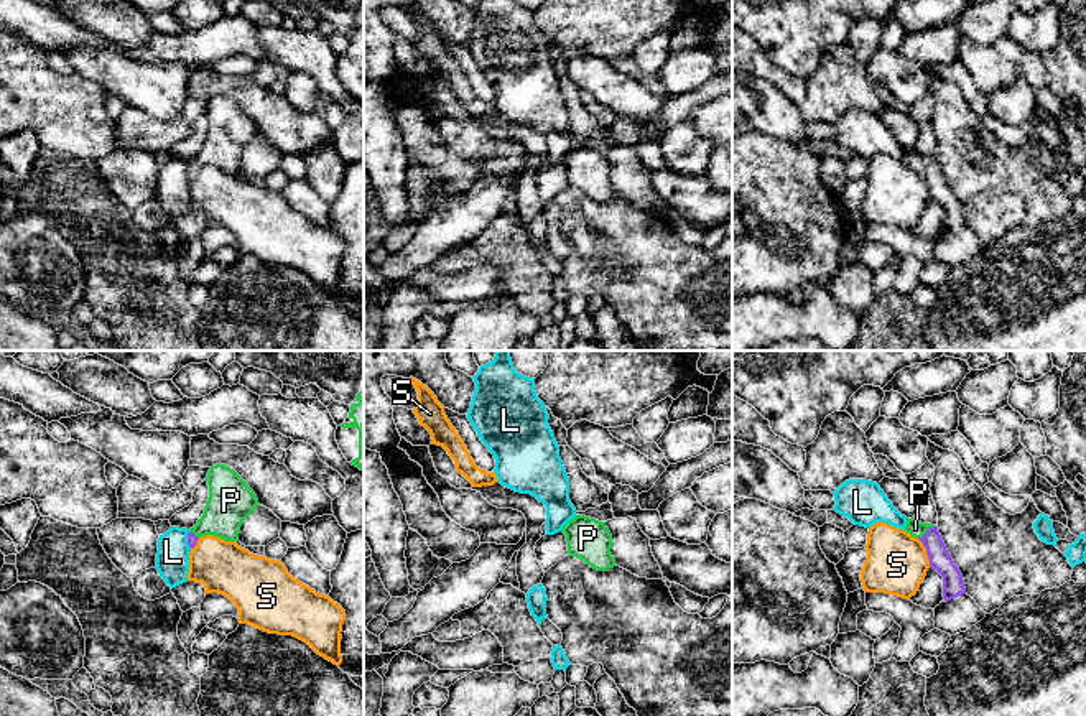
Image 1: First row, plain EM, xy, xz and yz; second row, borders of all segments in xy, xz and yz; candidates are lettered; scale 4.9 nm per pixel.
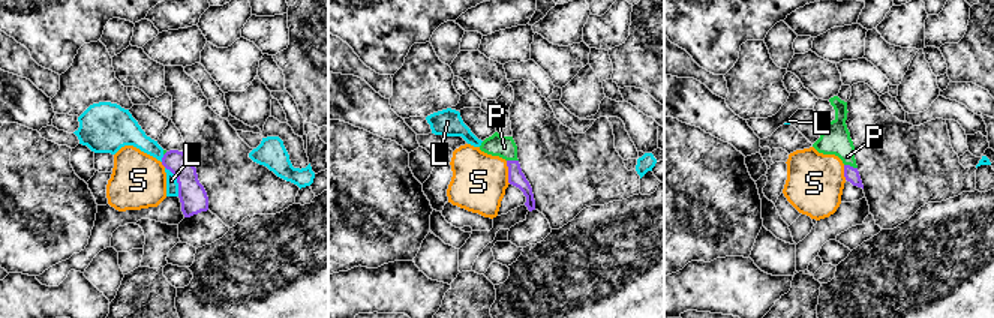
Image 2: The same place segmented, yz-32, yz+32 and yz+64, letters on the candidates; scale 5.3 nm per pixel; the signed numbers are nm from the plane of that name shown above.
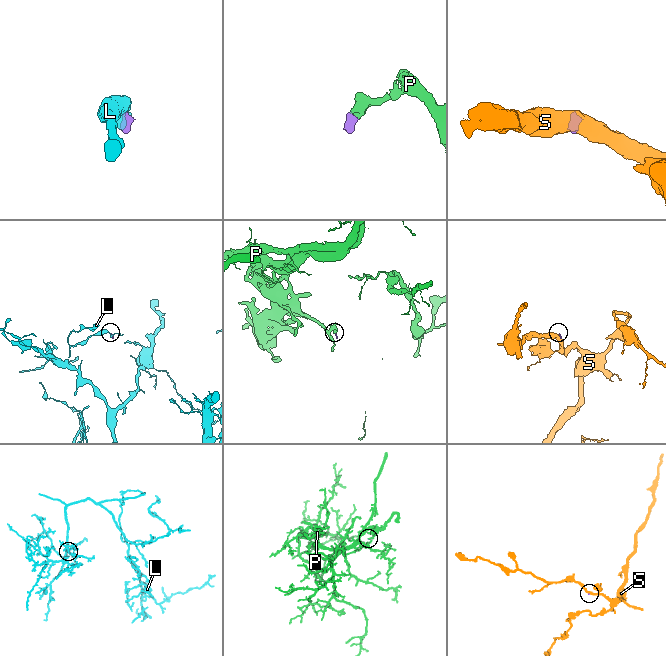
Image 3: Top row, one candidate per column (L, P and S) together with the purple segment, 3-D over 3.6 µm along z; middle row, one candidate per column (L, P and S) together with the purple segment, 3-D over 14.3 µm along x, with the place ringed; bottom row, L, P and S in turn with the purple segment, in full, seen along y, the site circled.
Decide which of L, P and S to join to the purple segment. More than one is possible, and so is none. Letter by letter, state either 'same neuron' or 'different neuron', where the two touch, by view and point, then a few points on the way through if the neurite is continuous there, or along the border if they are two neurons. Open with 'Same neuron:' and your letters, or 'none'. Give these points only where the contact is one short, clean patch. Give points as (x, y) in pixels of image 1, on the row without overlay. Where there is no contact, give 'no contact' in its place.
Same neuron: P
L: different neuron; contact xy (188, 172); border xy (188, 163), (190, 180)
P: same neuron; contact yz (928, 162); way yz (940, 191), (928, 162), (915, 160)
S: different neuron; contact yz (927, 185); border yz (917, 170), (925, 180), (930, 198)

